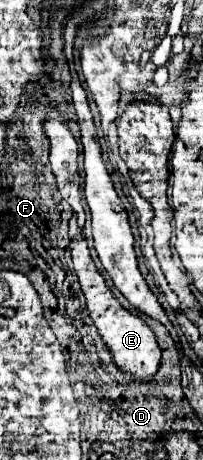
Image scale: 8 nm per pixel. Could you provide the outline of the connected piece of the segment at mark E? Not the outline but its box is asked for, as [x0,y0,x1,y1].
[70,215,160,383]

